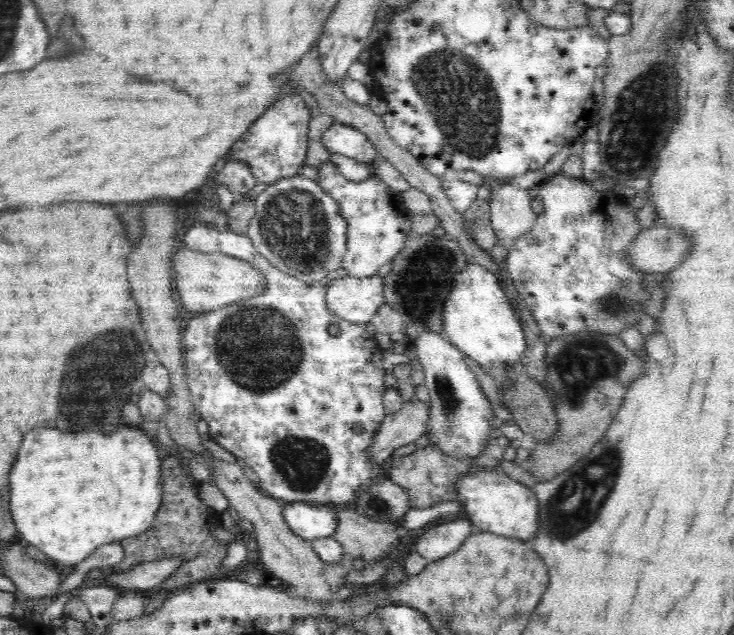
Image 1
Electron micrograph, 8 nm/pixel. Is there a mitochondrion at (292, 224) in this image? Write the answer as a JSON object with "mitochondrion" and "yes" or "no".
{"mitochondrion":"yes"}

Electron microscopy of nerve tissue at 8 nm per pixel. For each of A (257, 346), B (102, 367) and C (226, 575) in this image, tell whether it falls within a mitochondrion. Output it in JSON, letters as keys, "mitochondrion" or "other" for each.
{"A":"mitochondrion","B":"mitochondrion","C":"other"}

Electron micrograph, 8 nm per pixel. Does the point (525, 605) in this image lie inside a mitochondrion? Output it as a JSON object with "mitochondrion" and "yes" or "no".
{"mitochondrion":"no"}

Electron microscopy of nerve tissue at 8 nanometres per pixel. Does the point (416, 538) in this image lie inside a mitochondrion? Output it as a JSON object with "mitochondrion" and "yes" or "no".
{"mitochondrion":"no"}

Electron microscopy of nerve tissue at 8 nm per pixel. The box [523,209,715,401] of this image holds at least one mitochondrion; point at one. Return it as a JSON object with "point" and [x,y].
{"point":[614,305]}

